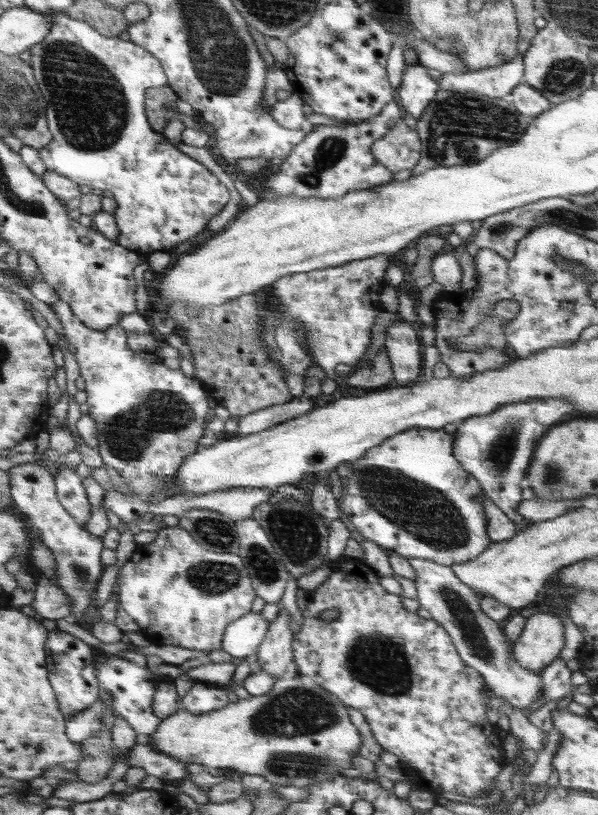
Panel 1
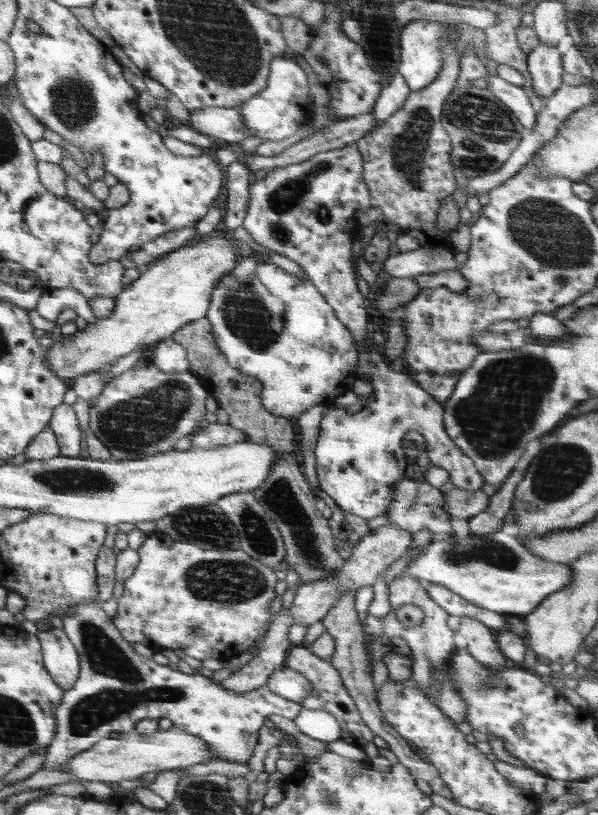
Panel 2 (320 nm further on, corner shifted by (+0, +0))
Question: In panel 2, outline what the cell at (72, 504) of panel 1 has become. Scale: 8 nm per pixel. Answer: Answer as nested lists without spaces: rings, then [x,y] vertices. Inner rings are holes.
[[[60,404],[55,408],[50,428],[55,431],[55,435],[58,437],[61,455],[78,457],[82,450],[80,442],[82,442],[83,434],[72,405]]]

